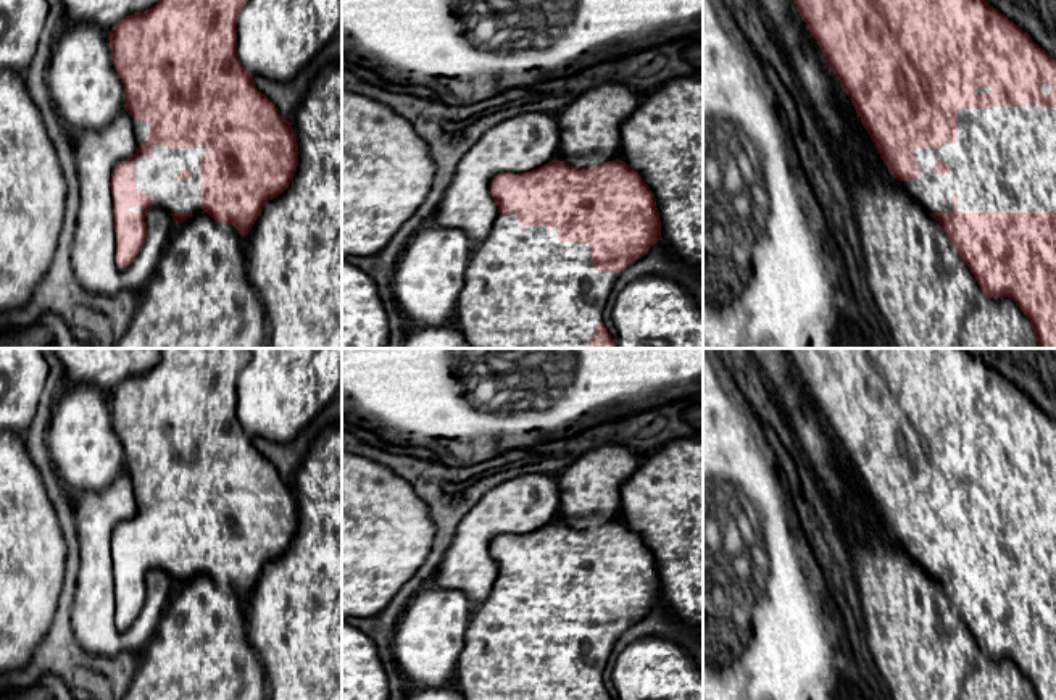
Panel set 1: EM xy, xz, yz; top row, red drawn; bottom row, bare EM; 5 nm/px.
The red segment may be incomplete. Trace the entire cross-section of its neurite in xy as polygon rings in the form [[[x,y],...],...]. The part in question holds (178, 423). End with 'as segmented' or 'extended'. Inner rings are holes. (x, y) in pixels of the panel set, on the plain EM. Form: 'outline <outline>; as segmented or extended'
outline [[[161,348],[160,361],[150,371],[123,379],[108,394],[137,506],[135,515],[113,531],[110,544],[119,629],[127,629],[143,610],[148,571],[166,571],[176,585],[206,574],[245,598],[264,566],[295,537],[298,505],[292,484],[256,450],[237,416],[237,382],[250,356],[250,348]]]; extended

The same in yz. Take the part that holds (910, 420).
outline [[[785,348],[829,427],[850,458],[883,526],[946,594],[983,656],[1009,658],[1030,681],[1035,700],[1056,700],[1056,421],[1027,394],[964,348]]]; extended

